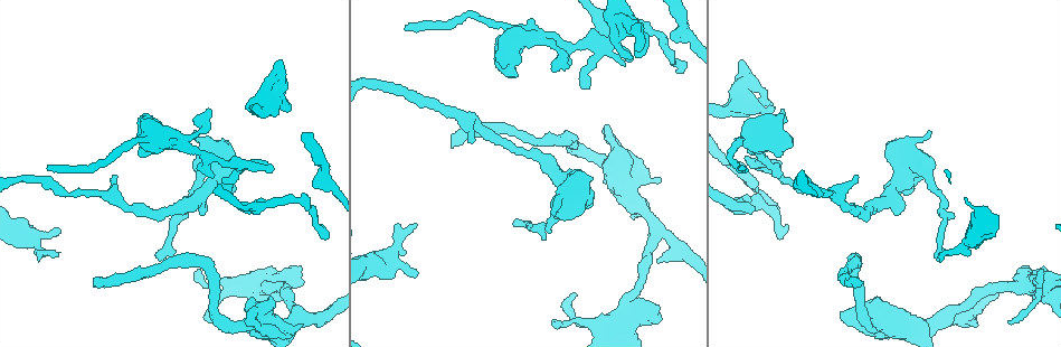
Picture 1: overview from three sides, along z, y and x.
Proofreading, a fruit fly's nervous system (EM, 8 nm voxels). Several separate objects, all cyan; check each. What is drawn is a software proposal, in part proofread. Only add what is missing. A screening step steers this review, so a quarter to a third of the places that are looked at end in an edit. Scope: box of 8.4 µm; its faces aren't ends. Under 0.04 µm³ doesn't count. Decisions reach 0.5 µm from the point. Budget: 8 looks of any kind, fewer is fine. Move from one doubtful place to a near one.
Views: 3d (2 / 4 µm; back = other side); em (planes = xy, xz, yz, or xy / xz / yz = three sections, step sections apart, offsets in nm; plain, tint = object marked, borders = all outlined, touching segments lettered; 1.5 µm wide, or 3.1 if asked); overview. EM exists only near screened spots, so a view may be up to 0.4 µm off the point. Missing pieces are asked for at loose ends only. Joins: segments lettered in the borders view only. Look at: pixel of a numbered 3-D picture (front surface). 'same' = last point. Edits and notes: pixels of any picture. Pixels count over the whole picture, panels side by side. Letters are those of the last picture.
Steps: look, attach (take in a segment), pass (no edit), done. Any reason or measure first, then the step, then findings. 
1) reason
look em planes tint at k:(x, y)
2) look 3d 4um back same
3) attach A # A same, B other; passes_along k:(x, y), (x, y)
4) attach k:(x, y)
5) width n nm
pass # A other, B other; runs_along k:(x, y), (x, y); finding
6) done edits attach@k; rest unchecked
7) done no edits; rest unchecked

branch stops here
look 3d 4um back at 1:(743, 61)

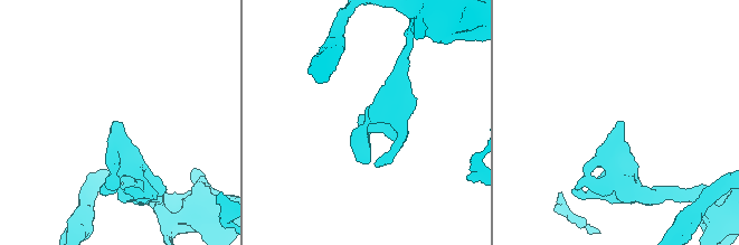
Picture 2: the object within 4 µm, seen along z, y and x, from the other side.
now the EM
look em xz step 8 borders at 2:(114, 121)

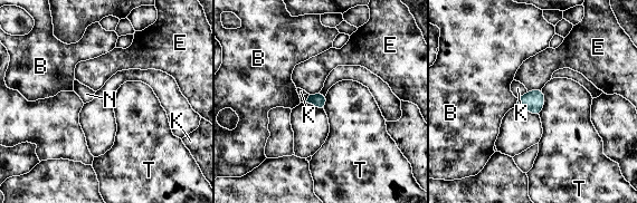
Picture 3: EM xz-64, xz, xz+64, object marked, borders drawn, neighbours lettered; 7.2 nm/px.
pass # B other, E other, K other, N other, T other; border 3:(542, 89), (544, 105), (539, 115); no lettered segment goes on from it

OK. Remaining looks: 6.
an open end
look 3d 4um at 1:(501, 64)

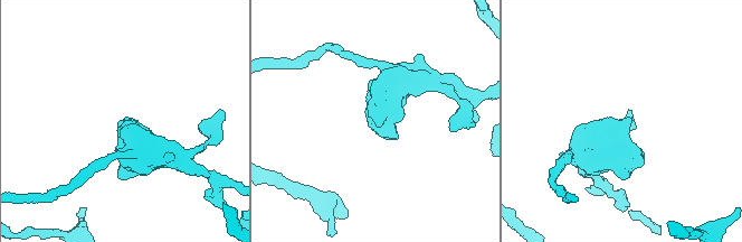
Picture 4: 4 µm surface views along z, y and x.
need the tissue
look em yz step 4 borders at 4:(377, 123)

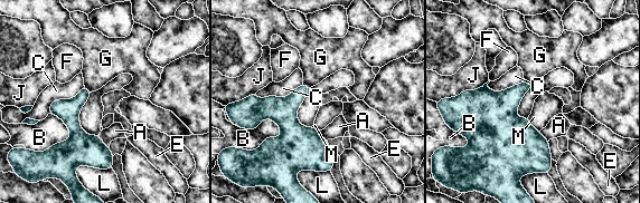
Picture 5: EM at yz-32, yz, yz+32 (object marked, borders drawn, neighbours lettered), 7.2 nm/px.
longest_contact C 360 nm
pass # A other, B other, C other, E other, F other, G other, J other, L other, M other; no lettered segment goes on from it

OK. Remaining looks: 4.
free end
look 3d 2um at 1:(1040, 269)

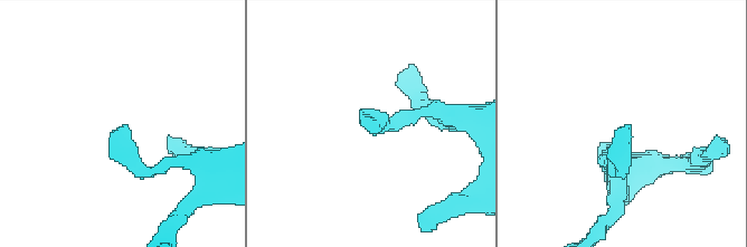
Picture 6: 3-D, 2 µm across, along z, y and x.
shape alone is not enough
look em yz step 4 borders at 6:(367, 128)

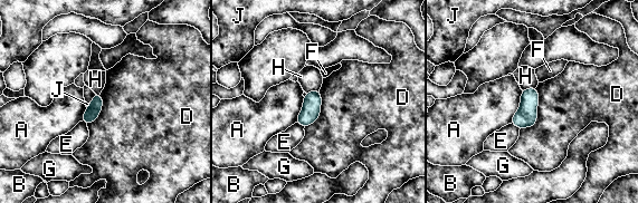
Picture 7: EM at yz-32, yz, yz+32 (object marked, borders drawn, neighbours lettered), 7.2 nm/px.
width 100 nm
pass # A other, B other, D other, E other, F other, G other, H other, J other; border 7:(536, 87), (537, 121), (520, 129); none of them fits

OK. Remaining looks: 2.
done no edits; rest unchecked

